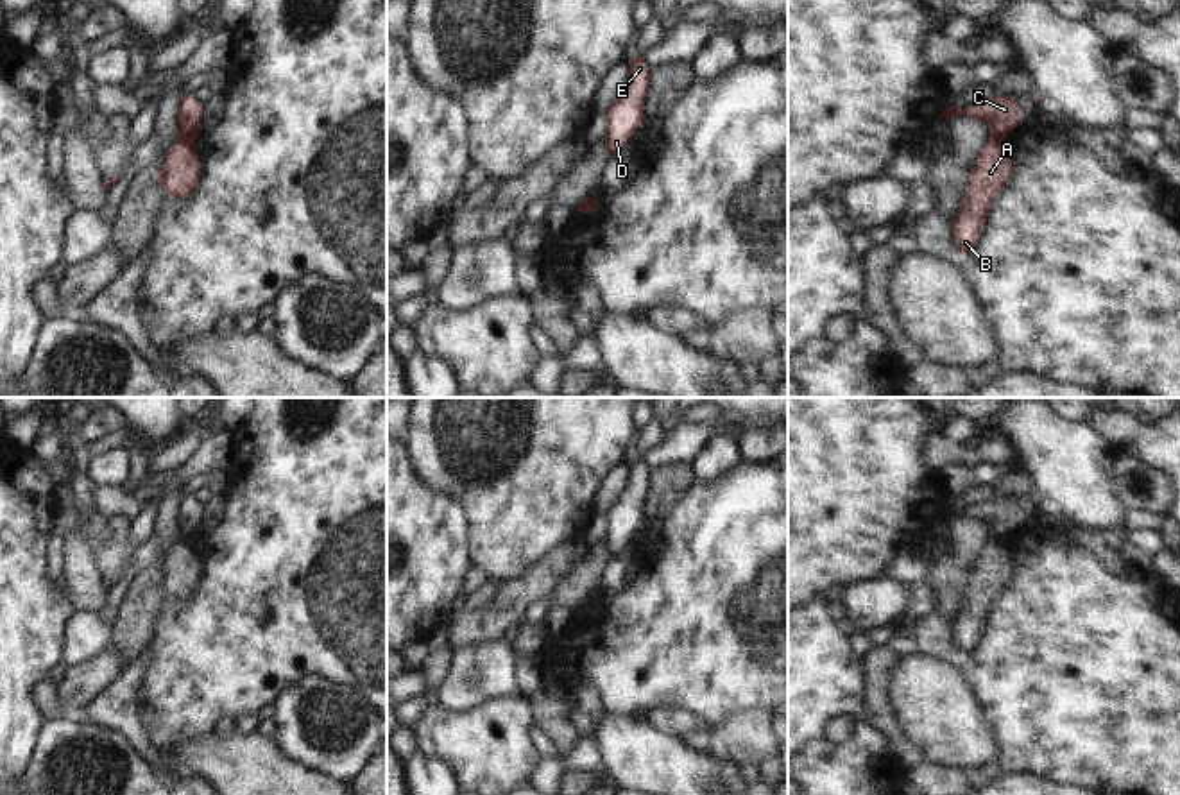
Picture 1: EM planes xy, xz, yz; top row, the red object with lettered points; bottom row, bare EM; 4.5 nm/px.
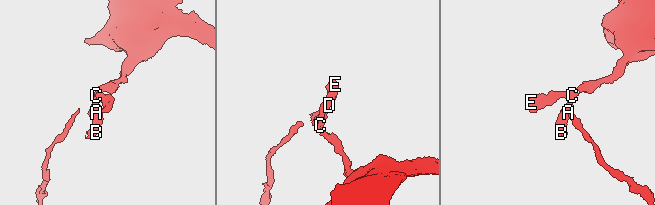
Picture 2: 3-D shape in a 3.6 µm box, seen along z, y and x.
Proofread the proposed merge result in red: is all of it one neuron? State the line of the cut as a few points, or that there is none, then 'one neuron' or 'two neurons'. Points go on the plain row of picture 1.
cut xy (181, 536), (194, 541); two neurons

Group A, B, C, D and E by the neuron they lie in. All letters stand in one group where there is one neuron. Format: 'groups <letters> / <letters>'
groups A B / C D E

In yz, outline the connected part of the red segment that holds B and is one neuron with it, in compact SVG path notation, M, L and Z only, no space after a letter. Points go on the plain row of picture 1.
M990 539L971 569L962 607L951 620L953 643L962 659L976 650L985 632L988 611L1010 580L1010 553L1003 541Z

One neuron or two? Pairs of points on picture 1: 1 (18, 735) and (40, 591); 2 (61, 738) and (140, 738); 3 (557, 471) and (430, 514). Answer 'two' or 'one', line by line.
1: one
2: two
3: two

